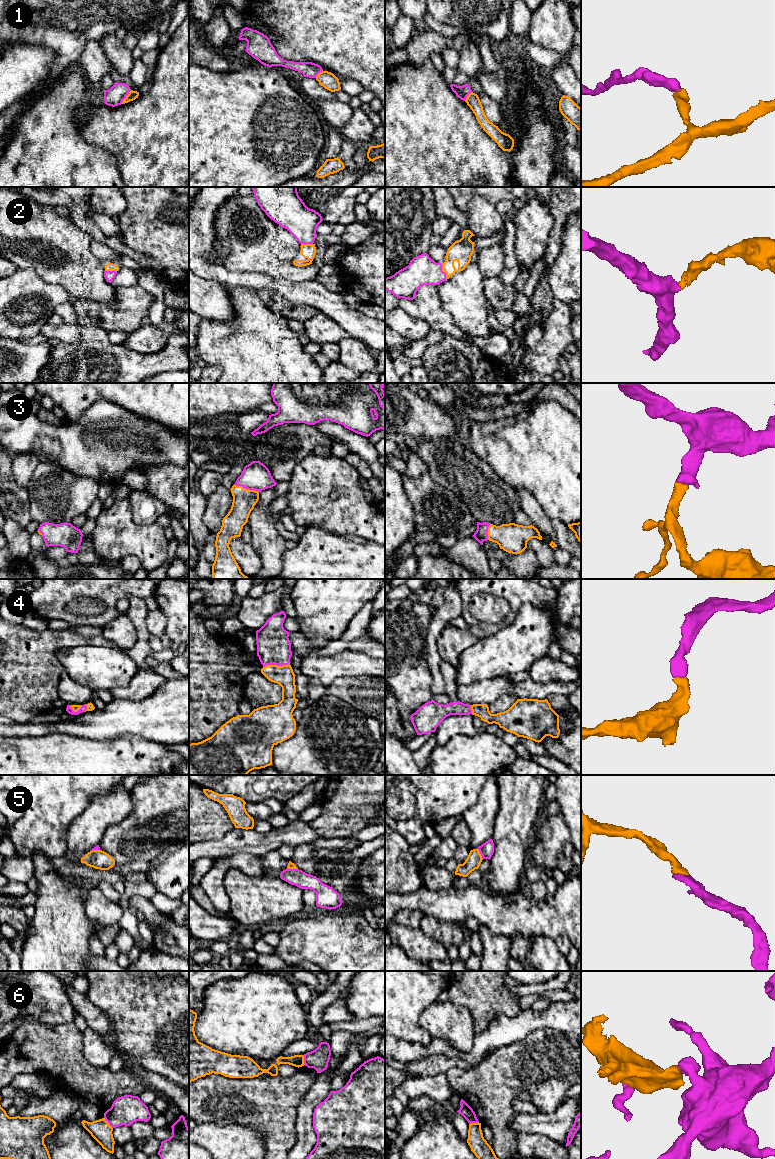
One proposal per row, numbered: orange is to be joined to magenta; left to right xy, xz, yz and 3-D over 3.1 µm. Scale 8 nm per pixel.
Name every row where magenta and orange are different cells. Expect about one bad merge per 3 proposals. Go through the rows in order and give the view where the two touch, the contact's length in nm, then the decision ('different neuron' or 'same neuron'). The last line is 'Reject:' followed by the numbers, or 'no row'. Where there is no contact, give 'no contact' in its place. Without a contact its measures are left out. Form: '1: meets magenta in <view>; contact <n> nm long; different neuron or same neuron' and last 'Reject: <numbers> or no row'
1: meets magenta in xy; contact 140 nm long; different neuron
2: meets magenta in yz; contact 130 nm long; same neuron
3: meets magenta in xz; contact 220 nm long; same neuron
4: meets magenta in xz; contact 220 nm long; same neuron
5: meets magenta in yz; contact 100 nm long; same neuron
6: meets magenta in xy; contact 120 nm long; different neuron
Reject: 1, 6

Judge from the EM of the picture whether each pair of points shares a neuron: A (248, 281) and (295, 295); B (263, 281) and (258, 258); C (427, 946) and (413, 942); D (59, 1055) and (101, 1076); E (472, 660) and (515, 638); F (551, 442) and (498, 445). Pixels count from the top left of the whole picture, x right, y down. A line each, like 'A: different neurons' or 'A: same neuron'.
A: same neuron
B: different neurons
C: same neuron
D: same neuron
E: same neuron
F: same neuron

